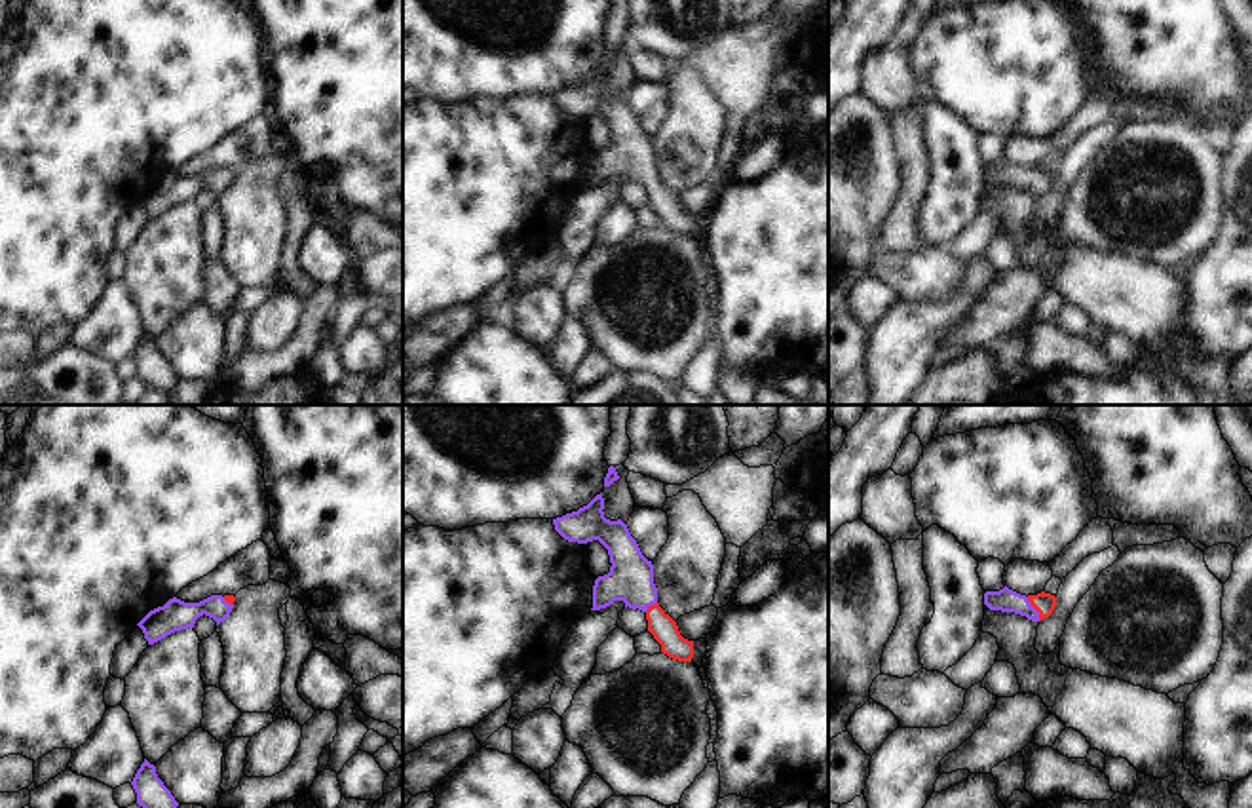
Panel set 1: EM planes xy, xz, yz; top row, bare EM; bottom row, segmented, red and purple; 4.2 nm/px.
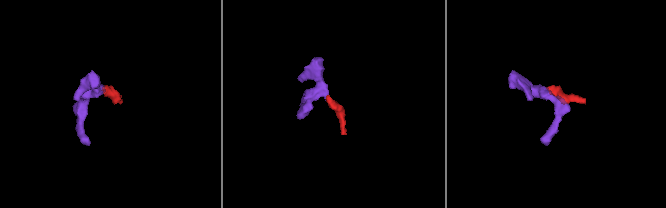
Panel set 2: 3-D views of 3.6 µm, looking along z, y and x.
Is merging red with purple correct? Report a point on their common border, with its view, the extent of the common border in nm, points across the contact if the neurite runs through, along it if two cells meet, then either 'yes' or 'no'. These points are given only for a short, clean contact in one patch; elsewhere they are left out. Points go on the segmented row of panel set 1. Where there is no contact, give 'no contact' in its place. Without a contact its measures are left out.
contact yz (1034, 607); length 120 nm; way yz (1043, 603), (1034, 607), (1005, 599); yes

